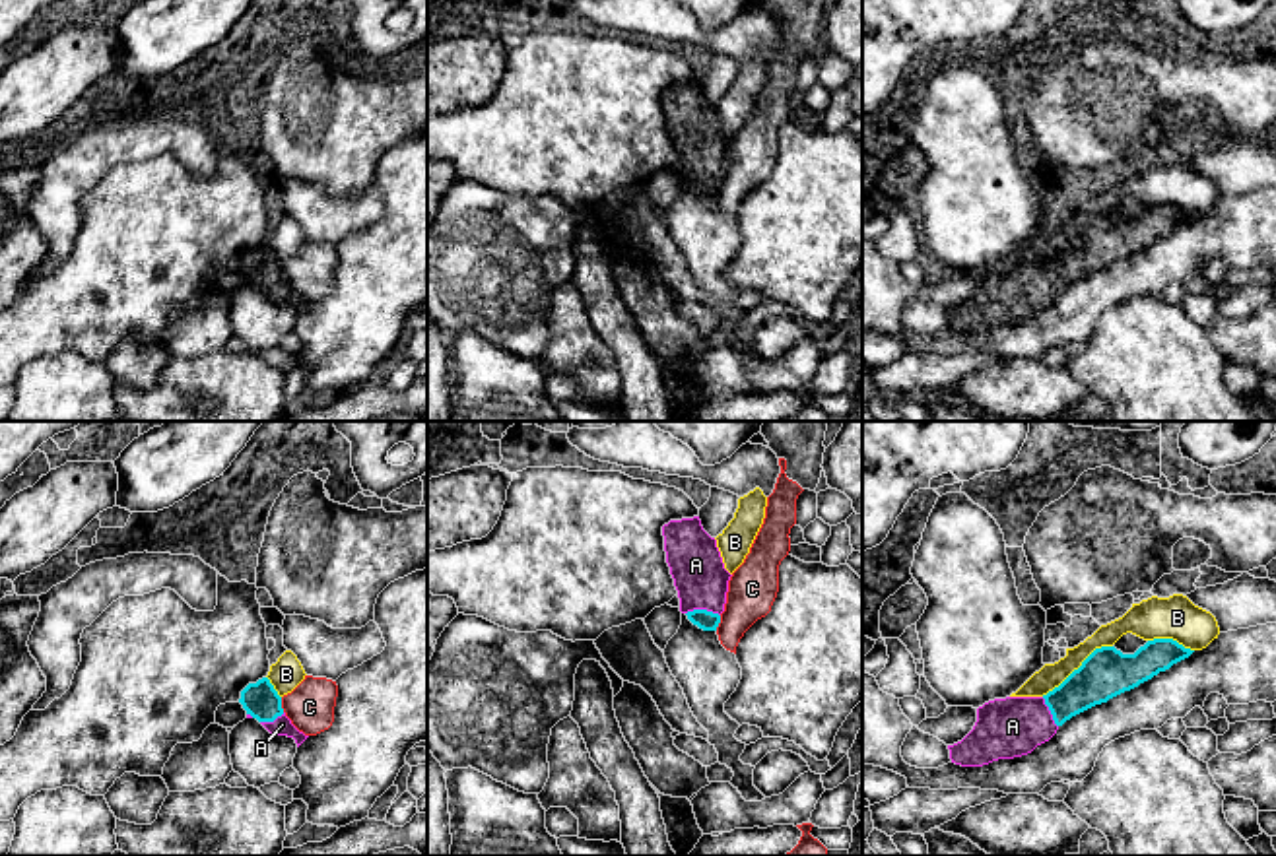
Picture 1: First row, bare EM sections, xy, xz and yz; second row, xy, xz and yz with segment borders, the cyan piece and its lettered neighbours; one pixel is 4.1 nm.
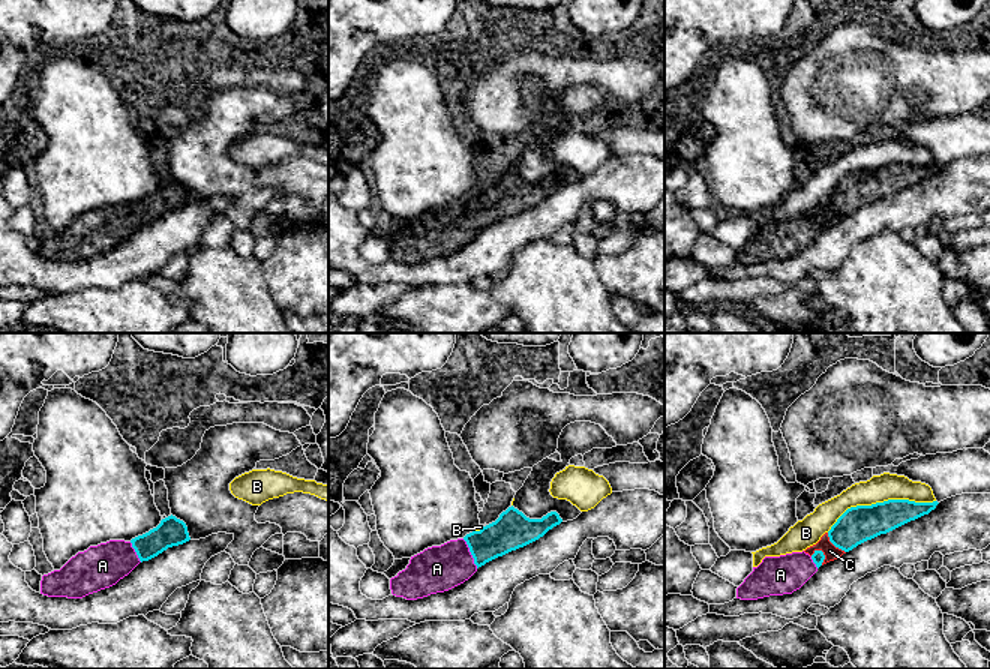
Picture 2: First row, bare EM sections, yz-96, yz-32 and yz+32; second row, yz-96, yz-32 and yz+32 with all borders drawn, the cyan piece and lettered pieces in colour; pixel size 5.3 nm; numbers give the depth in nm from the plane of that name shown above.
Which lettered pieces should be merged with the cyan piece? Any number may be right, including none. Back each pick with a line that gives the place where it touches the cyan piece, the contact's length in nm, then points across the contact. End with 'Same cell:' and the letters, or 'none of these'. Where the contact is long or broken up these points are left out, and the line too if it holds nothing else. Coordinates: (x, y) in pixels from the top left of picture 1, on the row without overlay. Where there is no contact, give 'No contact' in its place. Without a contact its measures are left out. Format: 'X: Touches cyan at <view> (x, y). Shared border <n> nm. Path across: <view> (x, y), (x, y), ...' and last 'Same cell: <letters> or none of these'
A: Touches cyan at xz (704, 175). Shared border 140 nm. Path across: xz (705, 185), (704, 175), (702, 144), (696, 131)
Same cell: A

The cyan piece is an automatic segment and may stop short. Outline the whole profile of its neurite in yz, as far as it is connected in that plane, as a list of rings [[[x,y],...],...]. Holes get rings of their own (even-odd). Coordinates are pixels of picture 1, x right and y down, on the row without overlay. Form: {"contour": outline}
{"contour": [[[1173,204],[1148,206],[1134,219],[1095,214],[1047,260],[994,264],[979,272],[973,295],[948,311],[950,324],[961,332],[983,332],[1027,320],[1072,281],[1138,252],[1192,217]]]}

